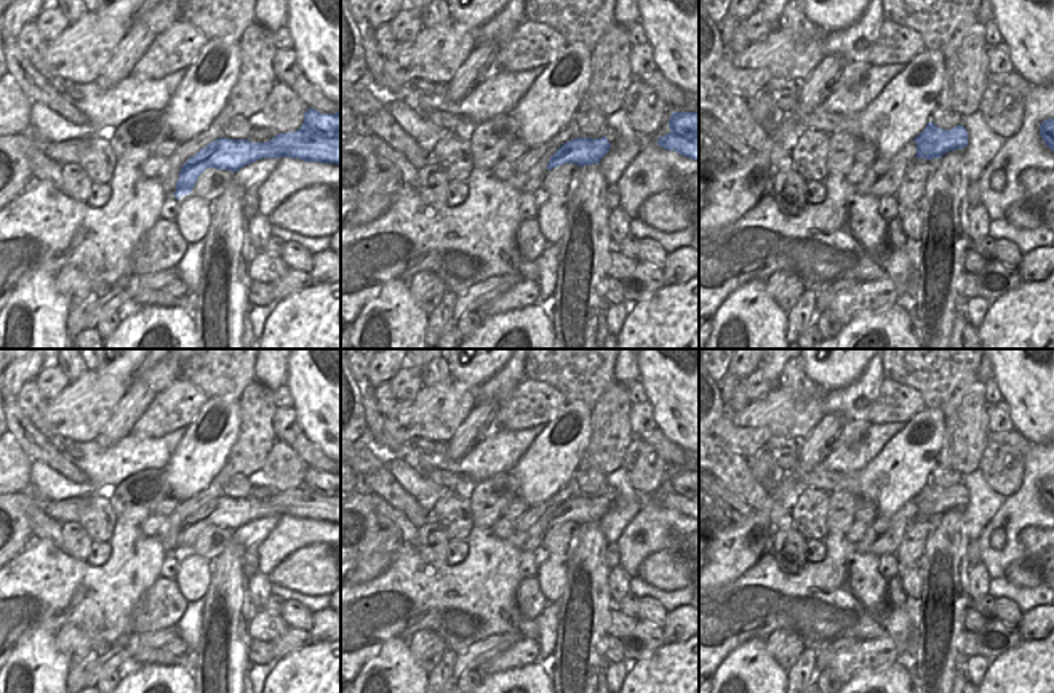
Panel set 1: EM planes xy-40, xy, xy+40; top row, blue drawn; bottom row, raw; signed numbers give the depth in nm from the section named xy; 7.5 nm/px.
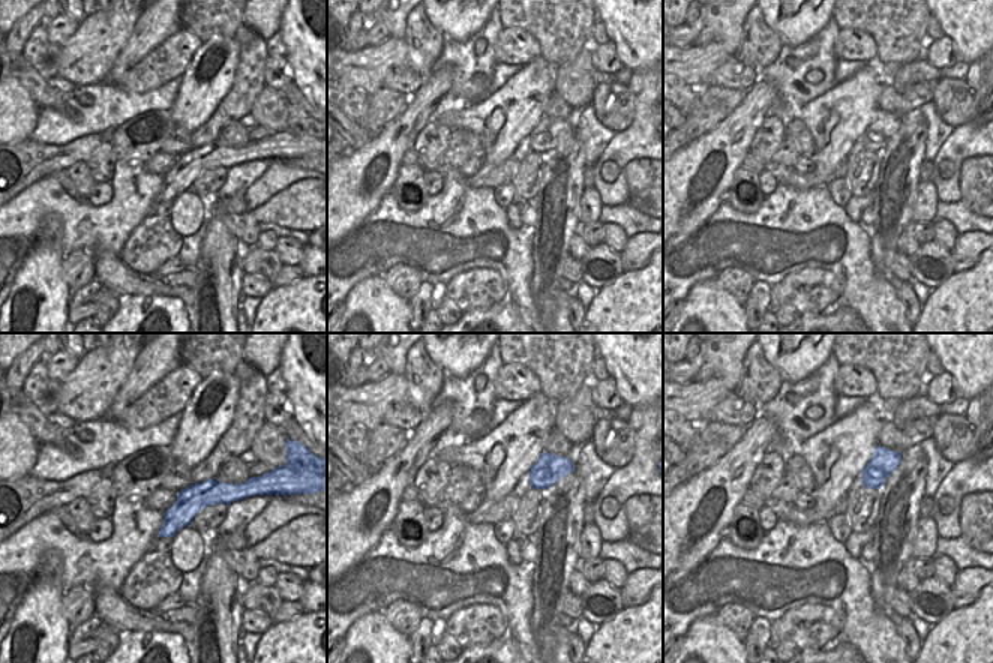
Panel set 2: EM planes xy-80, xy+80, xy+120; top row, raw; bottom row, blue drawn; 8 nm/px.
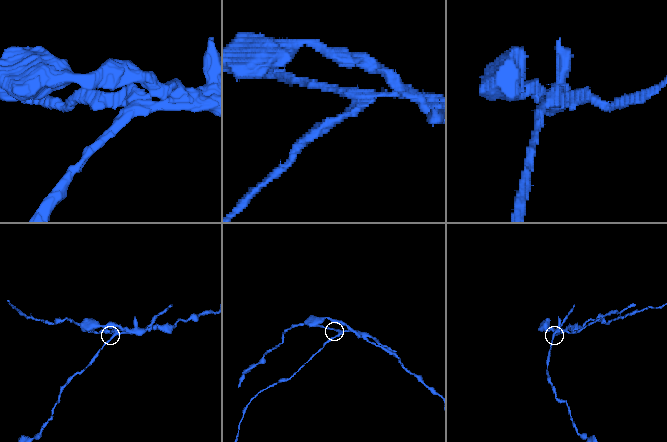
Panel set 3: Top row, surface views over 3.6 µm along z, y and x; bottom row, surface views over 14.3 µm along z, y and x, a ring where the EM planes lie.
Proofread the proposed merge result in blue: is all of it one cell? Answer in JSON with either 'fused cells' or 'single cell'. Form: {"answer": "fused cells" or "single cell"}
{"answer": "fused cells"}

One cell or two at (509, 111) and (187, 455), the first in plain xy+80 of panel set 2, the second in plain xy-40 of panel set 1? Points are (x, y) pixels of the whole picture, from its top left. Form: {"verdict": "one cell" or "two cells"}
{"verdict": "one cell"}

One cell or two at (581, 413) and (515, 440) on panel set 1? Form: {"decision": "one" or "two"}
{"decision": "two"}

